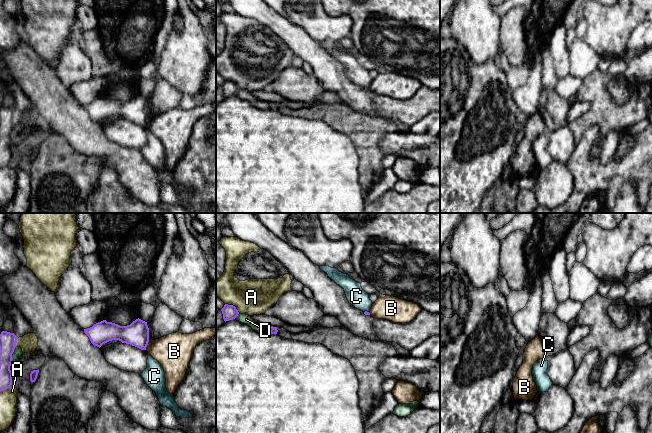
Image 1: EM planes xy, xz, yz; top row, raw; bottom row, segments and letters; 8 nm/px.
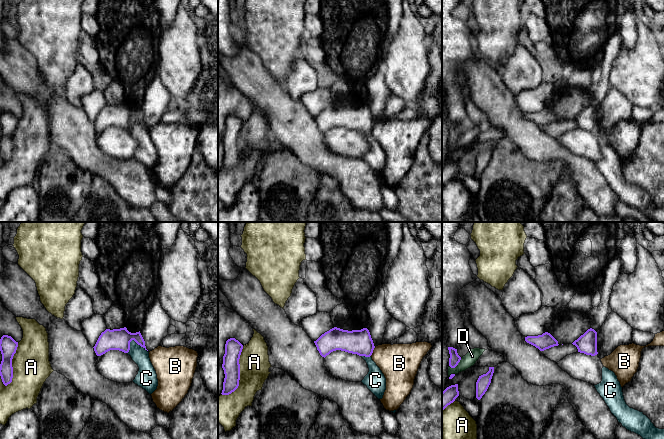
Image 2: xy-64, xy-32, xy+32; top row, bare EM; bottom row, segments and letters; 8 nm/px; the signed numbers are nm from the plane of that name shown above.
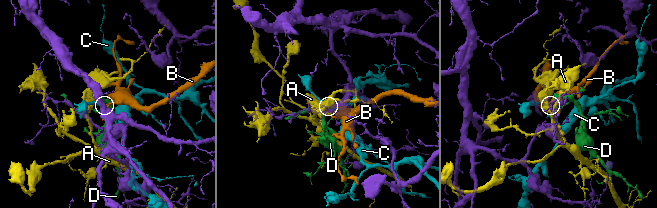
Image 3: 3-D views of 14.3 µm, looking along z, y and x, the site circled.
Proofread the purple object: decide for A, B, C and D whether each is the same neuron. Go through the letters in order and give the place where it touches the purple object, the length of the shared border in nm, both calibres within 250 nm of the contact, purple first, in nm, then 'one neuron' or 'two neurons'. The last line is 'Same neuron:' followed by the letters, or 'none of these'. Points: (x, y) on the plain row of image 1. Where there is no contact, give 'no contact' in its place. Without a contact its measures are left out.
A: meets purple in xz at (232, 81); contact 140 nm long; 120 nm thick on the purple side, 280 nm on the other; two neurons
B: meets purple in xy at (147, 120); contact 90 nm long; 190 nm thick on the purple side, 280 nm on the other; two neurons
C: meets purple in xz at (366, 87); contact 40 nm long; 30 nm thick on the purple side, 150 nm on the other; two neurons
D: meets purple in xy at (12, 129); contact 120 nm long; 130 nm thick on the purple side, 70 nm on the other; two neurons
Same neuron: none of these

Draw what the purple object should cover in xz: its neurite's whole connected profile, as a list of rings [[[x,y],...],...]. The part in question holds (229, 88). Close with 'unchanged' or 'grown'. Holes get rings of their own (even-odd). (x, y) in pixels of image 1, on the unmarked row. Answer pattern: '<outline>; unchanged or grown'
[[[225,80],[221,87],[225,98],[235,95],[239,90],[235,82],[228,80]]]; unchanged

